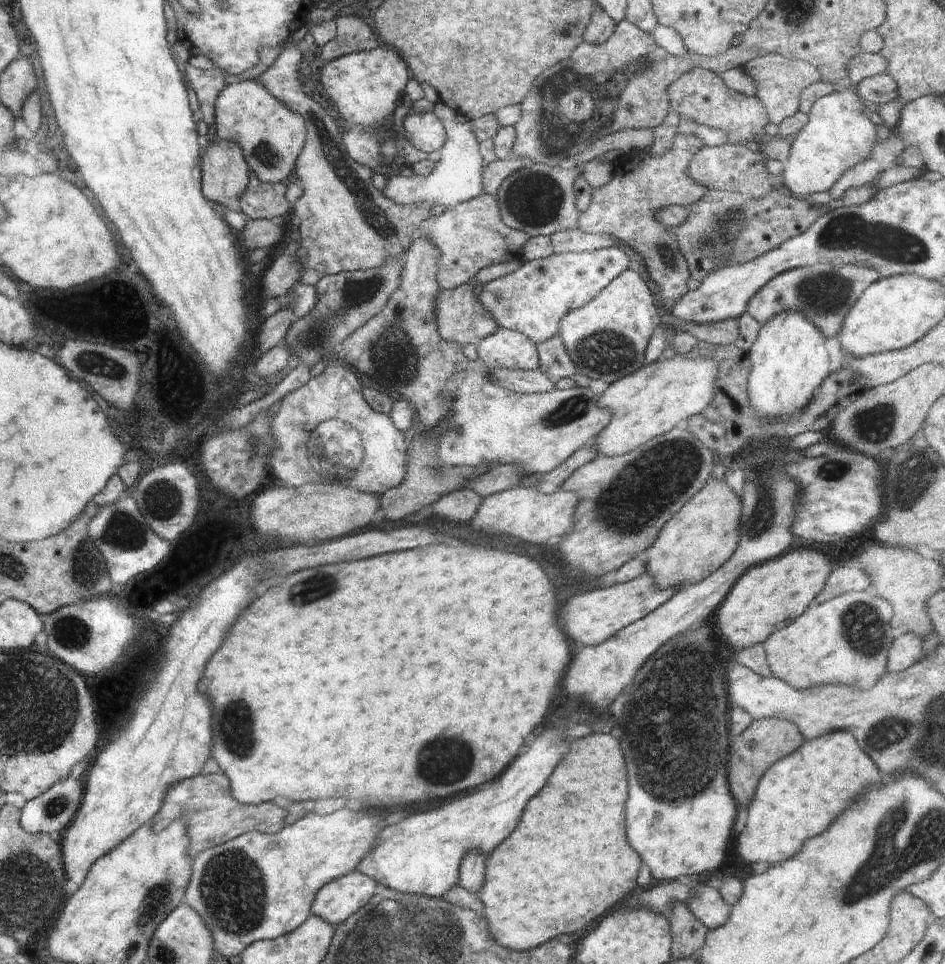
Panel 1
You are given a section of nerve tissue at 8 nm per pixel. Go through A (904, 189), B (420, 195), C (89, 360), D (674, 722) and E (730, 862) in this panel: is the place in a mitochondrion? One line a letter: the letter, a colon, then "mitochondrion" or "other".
A: other
B: other
C: mitochondrion
D: mitochondrion
E: other

